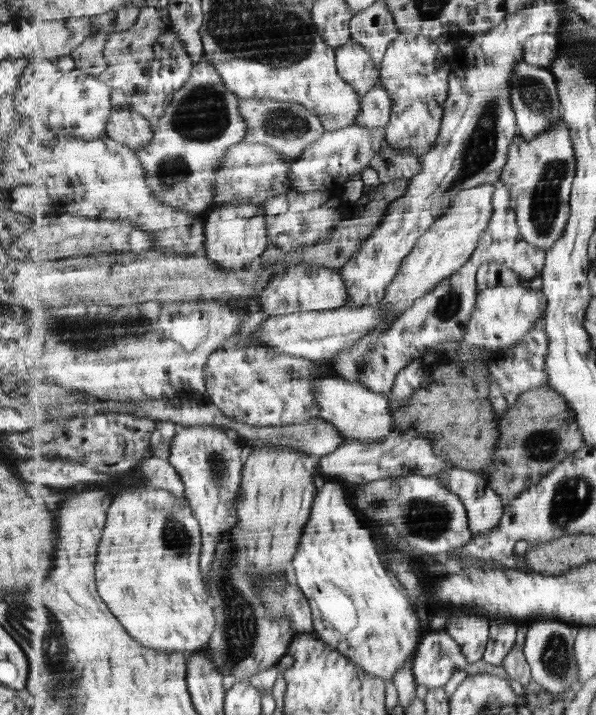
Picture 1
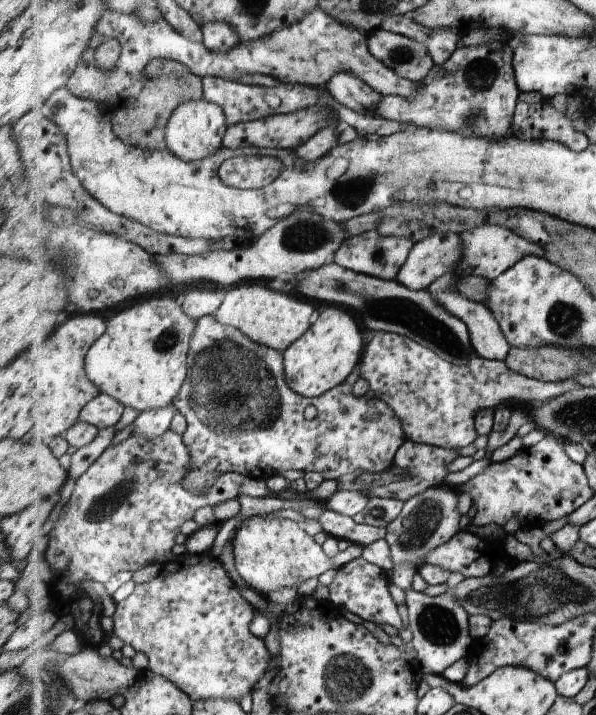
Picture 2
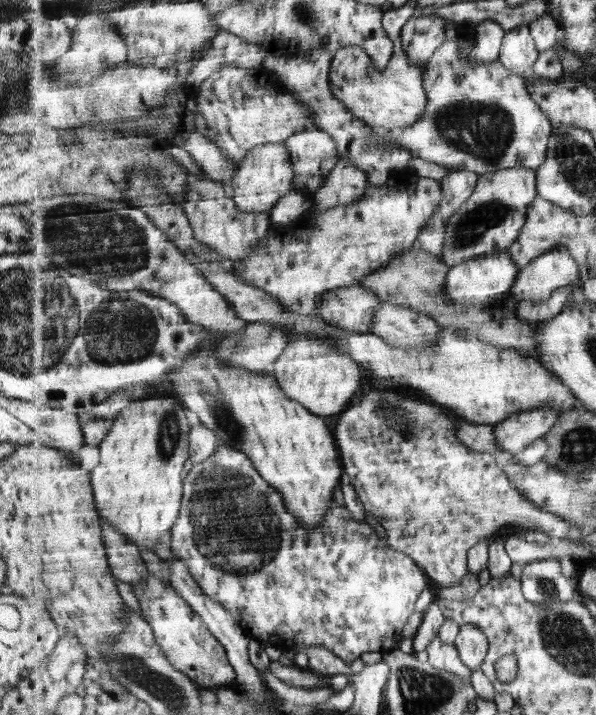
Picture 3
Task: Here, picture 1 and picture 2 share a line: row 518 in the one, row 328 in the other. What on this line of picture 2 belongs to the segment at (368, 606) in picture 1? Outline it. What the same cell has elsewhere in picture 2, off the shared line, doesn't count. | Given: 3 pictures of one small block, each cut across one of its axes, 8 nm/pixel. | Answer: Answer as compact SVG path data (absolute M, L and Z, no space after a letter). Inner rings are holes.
M327 304L321 316L301 338L284 350L284 373L288 385L299 394L318 397L344 383L351 372L362 362L363 334L355 318L343 306Z

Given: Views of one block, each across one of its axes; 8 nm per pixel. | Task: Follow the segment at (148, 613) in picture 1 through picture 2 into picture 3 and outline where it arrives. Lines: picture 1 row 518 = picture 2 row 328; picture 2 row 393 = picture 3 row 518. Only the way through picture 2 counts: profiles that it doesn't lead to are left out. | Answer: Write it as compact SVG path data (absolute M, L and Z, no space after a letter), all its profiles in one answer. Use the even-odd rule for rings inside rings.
M158 393L134 401L131 400L129 406L121 411L119 416L115 418L113 427L111 428L111 432L107 434L107 438L99 444L99 464L91 471L94 502L100 516L103 516L105 520L109 520L113 526L117 526L117 530L121 530L121 534L125 534L129 540L133 540L138 547L145 548L145 550L152 551L155 550L159 544L165 544L166 534L172 532L173 526L176 525L177 519L180 517L182 498L184 496L184 479L181 474L183 474L185 462L191 459L189 453L189 433L191 433L191 429L193 429L192 425L189 424L189 420L187 420L185 409L186 407L179 399L169 398L169 396L159 396Z

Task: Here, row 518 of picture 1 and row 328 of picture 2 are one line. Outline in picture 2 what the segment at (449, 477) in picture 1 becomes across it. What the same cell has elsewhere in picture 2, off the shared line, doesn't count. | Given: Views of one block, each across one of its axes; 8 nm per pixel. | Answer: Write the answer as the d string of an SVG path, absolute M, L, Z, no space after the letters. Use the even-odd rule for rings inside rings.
M449 273L448 275L445 275L443 278L433 283L428 289L440 303L447 306L449 312L460 316L468 324L470 339L476 350L475 355L496 361L506 361L512 346L506 339L505 333L503 332L494 311L483 302L469 300L460 292L451 291L450 282L453 280L453 274L454 273Z

